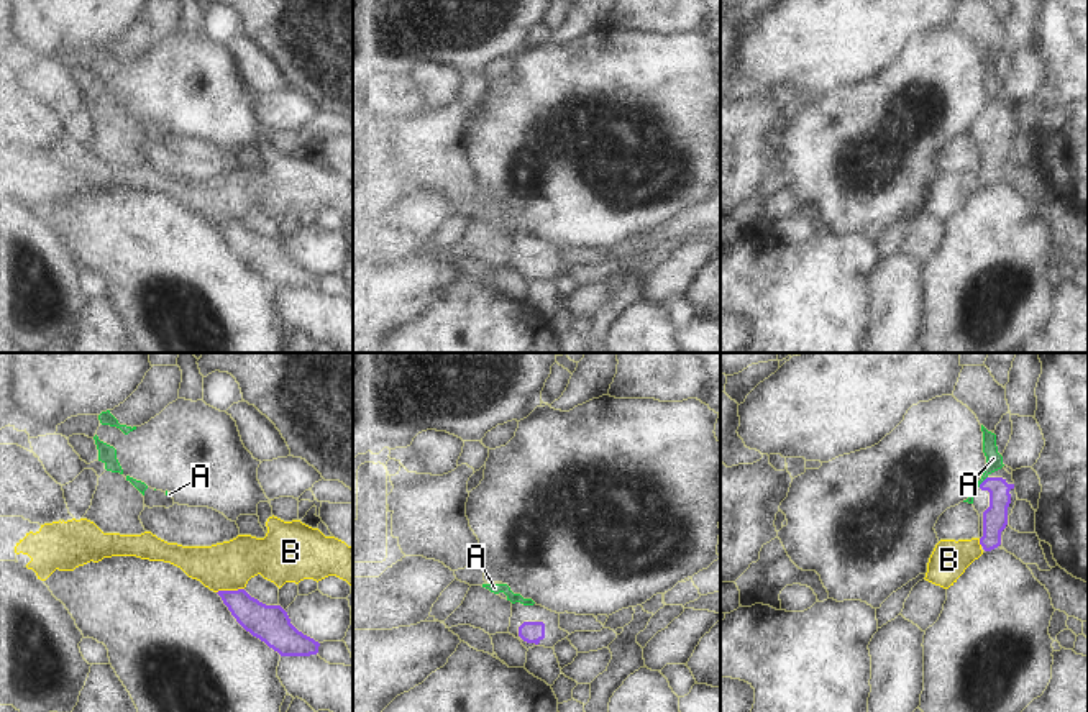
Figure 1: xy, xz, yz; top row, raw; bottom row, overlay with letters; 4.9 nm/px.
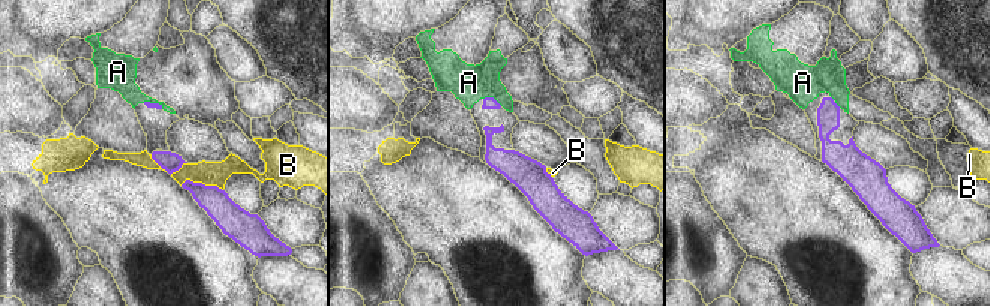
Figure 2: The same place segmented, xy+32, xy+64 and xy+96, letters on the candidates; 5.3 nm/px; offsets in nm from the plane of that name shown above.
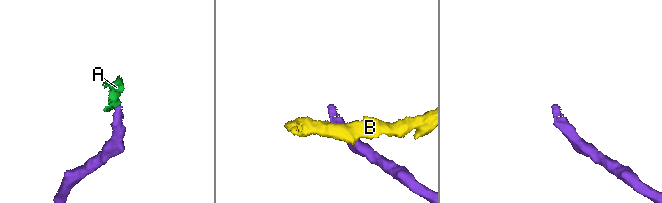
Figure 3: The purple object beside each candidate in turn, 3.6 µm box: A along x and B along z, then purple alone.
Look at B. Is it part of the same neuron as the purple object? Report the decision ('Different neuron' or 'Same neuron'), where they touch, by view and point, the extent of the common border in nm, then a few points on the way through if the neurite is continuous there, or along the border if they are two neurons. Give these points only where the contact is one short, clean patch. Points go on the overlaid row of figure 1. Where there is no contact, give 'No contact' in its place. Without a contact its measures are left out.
Different neuron. Touches purple at xy (230, 591). Shared border 140 nm. Boundary: xy (243, 588), (217, 593).

